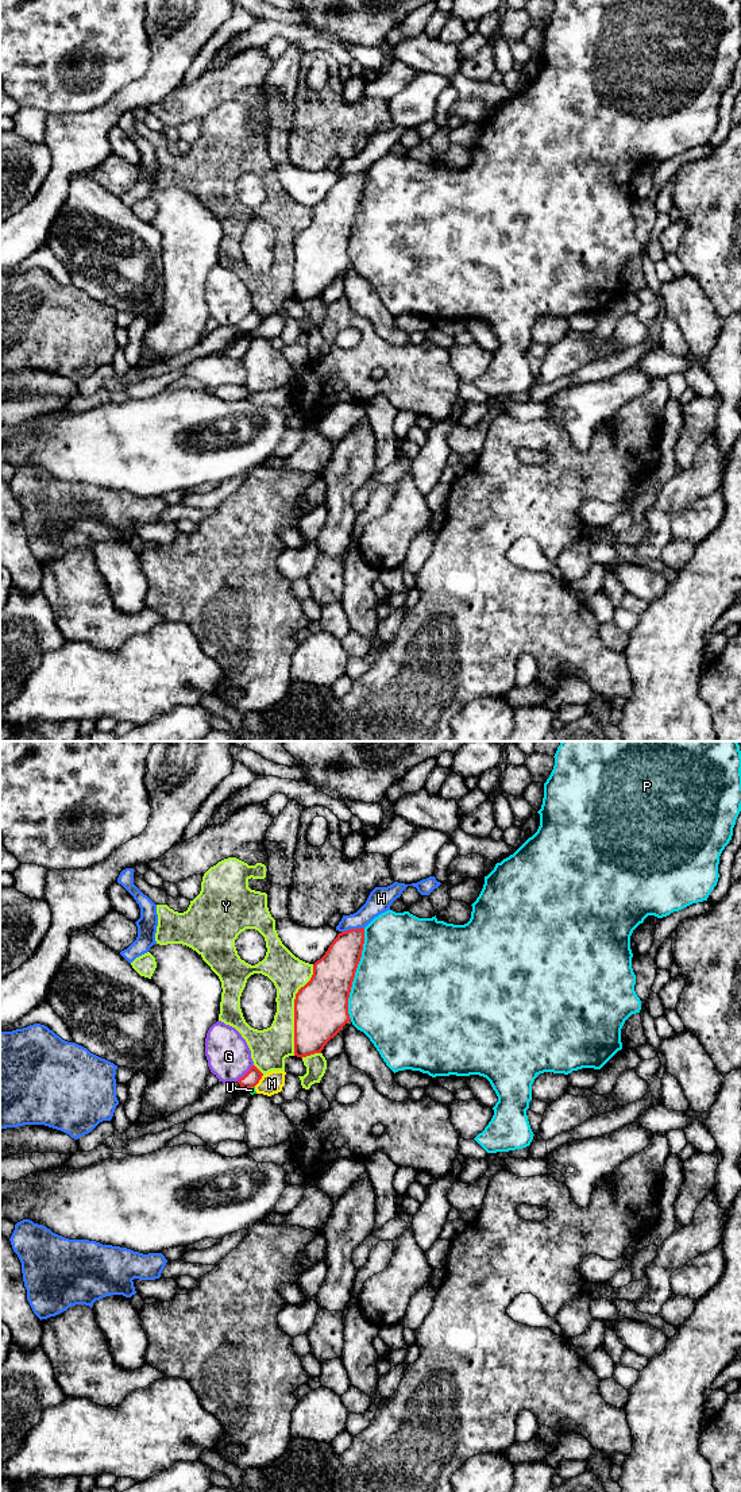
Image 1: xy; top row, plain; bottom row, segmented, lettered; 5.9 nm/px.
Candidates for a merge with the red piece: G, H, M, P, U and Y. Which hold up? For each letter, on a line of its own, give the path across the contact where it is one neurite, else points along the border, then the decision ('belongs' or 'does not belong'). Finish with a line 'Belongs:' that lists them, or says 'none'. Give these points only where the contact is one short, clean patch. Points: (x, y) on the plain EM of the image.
G: along xy (253, 308), (236, 324) | does not belong
H: along xy (363, 170), (342, 176) | does not belong
M: along xy (263, 319), (254, 330) | does not belong
P: does not belong
U: does not belong
Y: does not belong
Belongs: none

